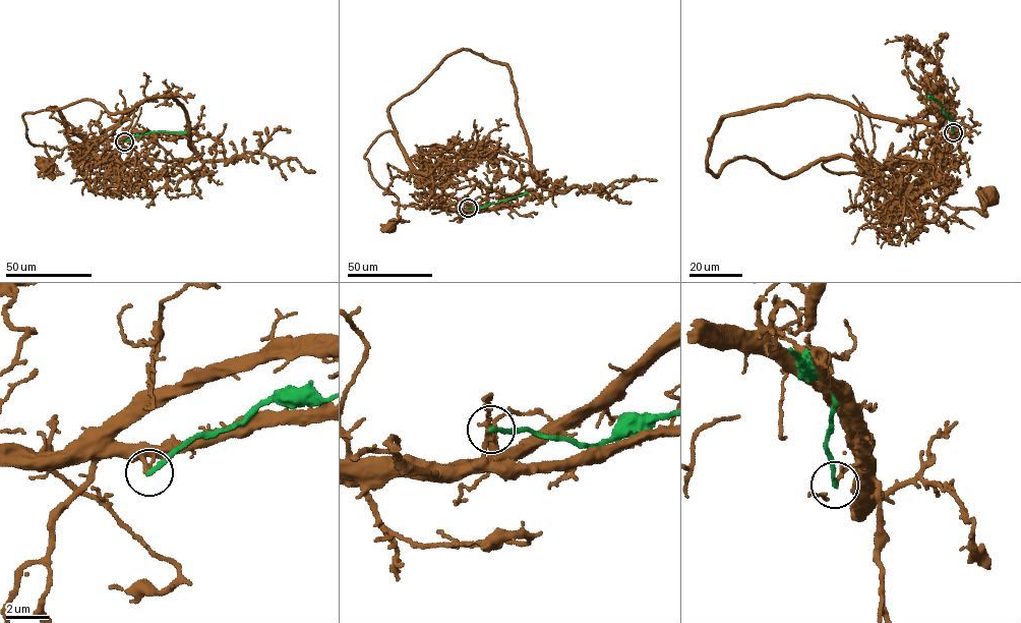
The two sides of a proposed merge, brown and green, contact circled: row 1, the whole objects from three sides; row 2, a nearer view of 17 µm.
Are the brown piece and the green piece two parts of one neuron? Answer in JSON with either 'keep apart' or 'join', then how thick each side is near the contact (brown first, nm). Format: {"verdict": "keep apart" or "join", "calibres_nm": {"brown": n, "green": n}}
{"verdict": "keep apart", "calibres_nm": {"brown": 190, "green": 220}}

